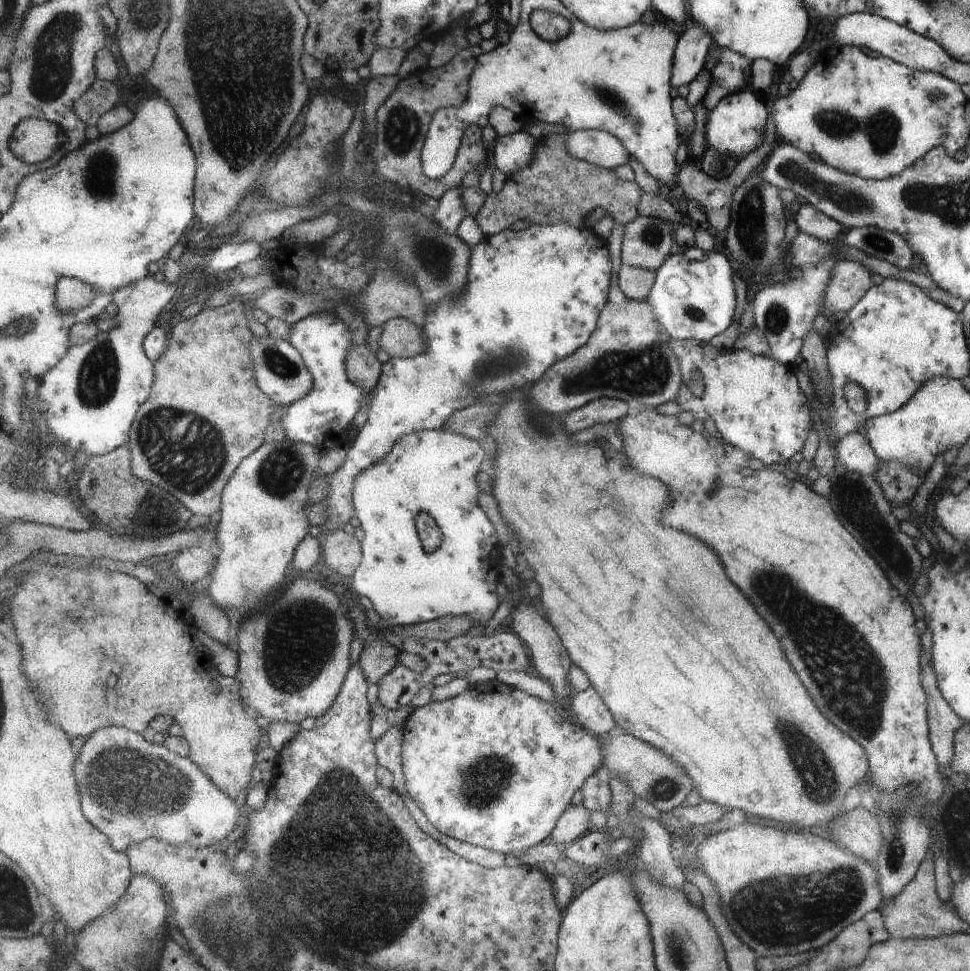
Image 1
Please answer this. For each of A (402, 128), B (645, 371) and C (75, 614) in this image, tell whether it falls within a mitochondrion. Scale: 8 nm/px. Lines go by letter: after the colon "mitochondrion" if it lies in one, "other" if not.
A: mitochondrion
B: mitochondrion
C: mitochondrion

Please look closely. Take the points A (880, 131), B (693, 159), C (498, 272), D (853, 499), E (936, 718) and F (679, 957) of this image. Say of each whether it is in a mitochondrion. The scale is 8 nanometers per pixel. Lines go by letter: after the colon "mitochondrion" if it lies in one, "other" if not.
A: mitochondrion
B: other
C: other
D: mitochondrion
E: other
F: mitochondrion

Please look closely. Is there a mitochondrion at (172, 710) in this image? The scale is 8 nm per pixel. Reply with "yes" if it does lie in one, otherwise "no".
no

